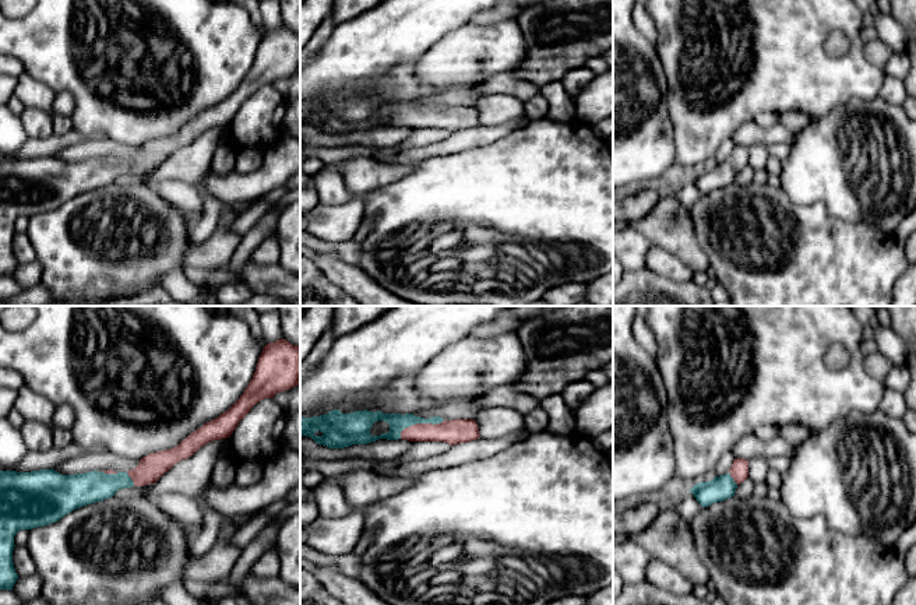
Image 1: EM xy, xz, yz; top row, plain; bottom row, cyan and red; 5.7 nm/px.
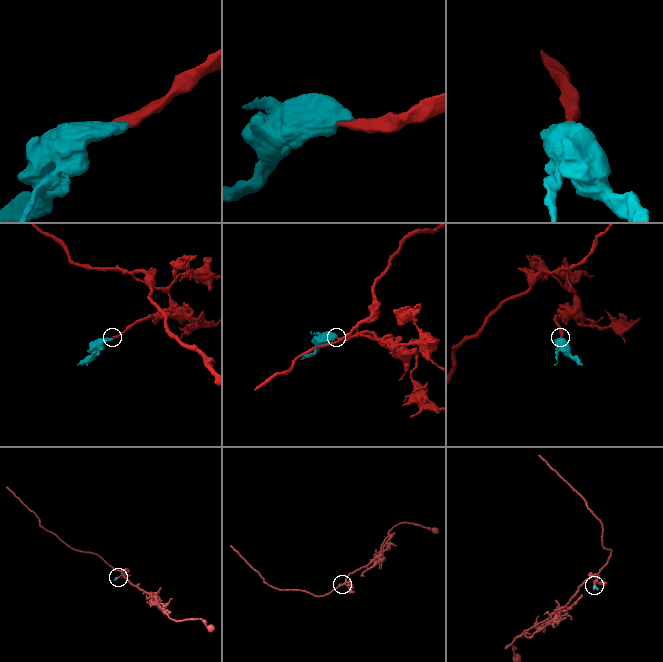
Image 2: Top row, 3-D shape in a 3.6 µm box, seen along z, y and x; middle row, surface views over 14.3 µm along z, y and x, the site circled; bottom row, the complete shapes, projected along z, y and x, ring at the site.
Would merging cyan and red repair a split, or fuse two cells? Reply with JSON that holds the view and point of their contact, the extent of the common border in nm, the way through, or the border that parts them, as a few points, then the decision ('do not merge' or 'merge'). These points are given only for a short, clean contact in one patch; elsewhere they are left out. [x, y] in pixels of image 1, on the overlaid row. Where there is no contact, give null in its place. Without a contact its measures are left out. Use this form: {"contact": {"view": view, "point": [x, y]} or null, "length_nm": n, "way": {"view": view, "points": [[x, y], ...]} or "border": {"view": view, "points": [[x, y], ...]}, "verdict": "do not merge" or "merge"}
{"contact": {"view": "xz", "point": [419, 422]}, "length_nm": 280, "way": {"view": "xz", "points": [[397, 422], [419, 422], [426, 429], [460, 431]]}, "verdict": "merge"}

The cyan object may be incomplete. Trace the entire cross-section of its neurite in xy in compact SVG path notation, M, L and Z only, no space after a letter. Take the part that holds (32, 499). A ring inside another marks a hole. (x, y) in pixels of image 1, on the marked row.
M281 338L263 348L253 379L228 411L204 423L176 447L142 457L134 469L74 475L61 475L53 468L0 471L0 590L11 591L18 578L13 551L20 530L56 523L75 509L114 496L119 489L155 483L176 462L191 457L207 443L230 437L258 401L299 384L300 345Z

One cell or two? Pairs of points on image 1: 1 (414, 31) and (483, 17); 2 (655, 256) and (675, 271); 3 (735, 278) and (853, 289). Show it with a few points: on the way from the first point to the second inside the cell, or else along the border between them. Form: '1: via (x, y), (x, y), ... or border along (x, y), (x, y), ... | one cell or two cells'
1: border along (475, 14), (469, 21) | two cells
2: via (659, 260), (670, 267) | one cell
3: via (764, 278), (796, 278), (807, 289), (824, 289) | one cell

